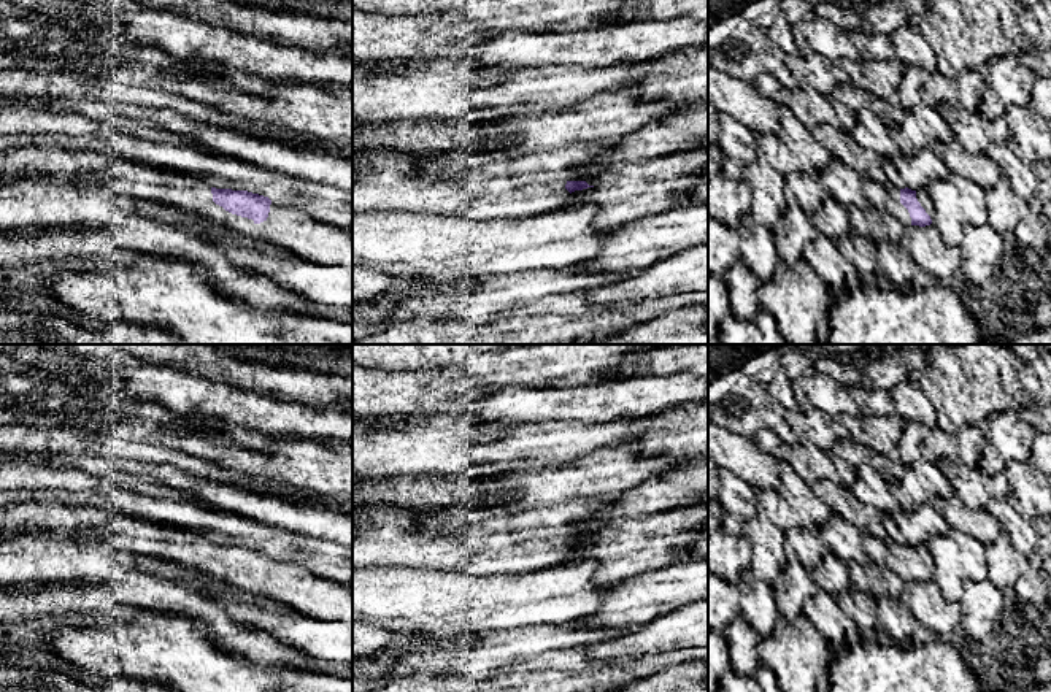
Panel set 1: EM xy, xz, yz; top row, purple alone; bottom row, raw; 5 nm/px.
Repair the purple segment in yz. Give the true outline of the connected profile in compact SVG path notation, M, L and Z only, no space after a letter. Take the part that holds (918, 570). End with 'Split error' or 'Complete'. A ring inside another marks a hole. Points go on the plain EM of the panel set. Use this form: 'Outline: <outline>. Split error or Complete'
Outline: M865 533L864 549L870 562L880 568L897 573L905 582L930 581L935 573L935 562L926 544L911 546L895 541L884 543L880 538Z. Split error

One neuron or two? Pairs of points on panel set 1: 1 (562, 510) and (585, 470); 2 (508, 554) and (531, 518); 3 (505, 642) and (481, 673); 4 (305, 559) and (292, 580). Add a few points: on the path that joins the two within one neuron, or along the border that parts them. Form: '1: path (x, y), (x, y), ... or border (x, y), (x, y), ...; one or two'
1: border (604, 495), (565, 500), (550, 507); two
2: path (510, 545), (526, 527); one
3: path (499, 649), (488, 665); one
4: border (291, 561), (313, 573), (324, 573), (335, 583); two

